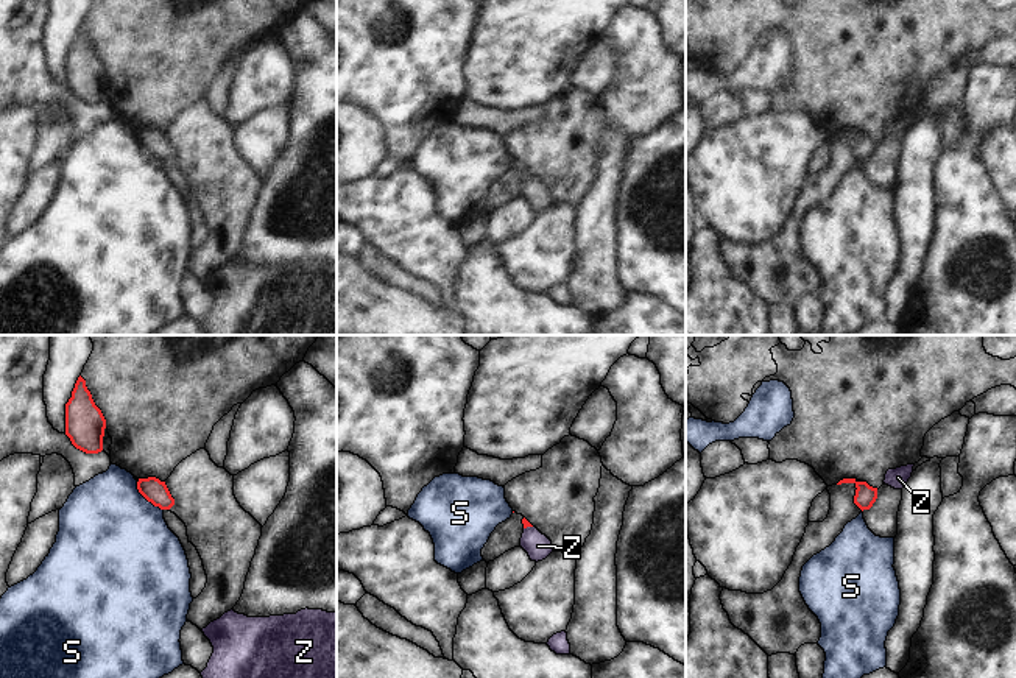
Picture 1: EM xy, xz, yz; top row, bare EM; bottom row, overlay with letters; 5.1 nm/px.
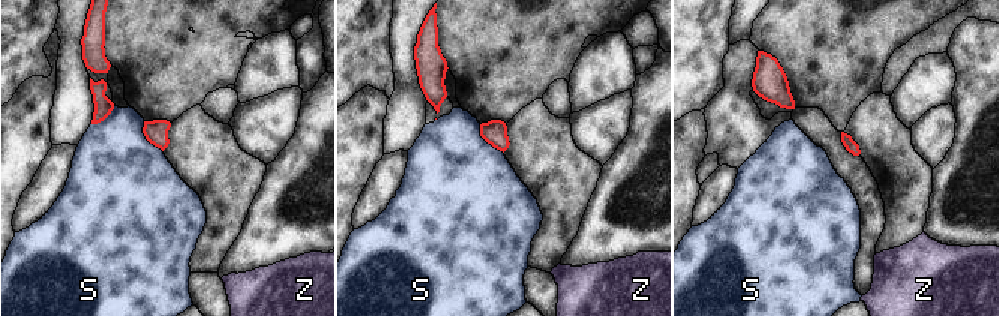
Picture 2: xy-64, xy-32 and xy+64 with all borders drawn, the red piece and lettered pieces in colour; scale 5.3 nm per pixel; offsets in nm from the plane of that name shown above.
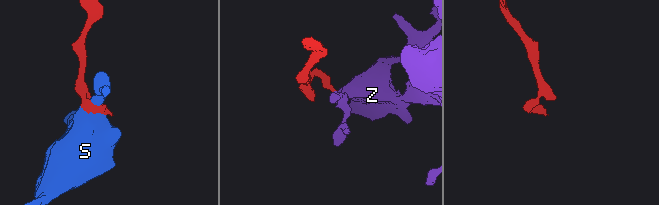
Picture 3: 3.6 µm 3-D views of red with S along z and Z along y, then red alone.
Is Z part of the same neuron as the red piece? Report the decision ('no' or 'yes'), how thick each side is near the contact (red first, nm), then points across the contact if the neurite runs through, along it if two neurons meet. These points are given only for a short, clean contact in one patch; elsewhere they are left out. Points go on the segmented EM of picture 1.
yes; 40 nm thick on the red side, 140 nm on the other; runs through xz (525, 522), (527, 526), (532, 540), (538, 546)

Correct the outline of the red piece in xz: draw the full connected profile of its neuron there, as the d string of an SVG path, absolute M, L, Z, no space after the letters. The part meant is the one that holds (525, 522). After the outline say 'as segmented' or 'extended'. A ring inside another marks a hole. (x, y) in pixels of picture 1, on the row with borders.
M525 517L522 519L524 533L520 538L520 547L528 553L531 561L542 561L552 552L552 541L542 535L536 527L533 527Z; extended

